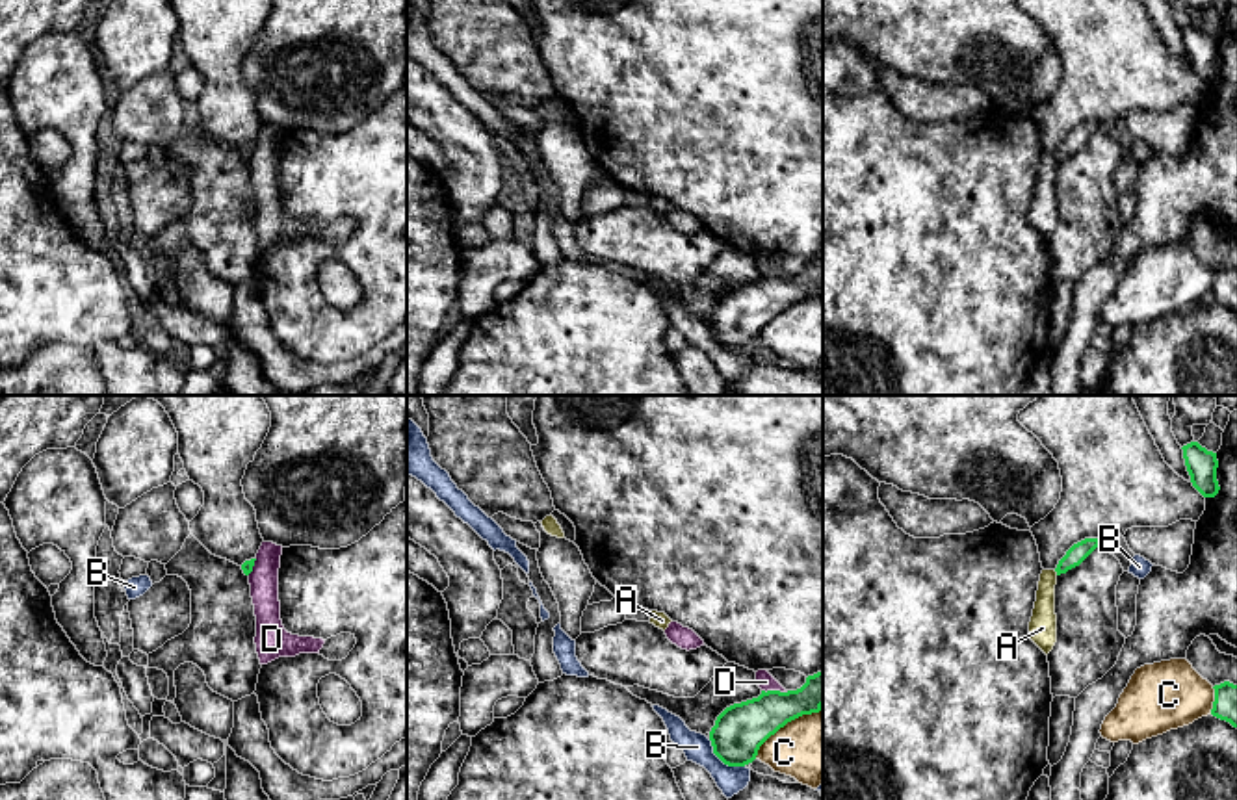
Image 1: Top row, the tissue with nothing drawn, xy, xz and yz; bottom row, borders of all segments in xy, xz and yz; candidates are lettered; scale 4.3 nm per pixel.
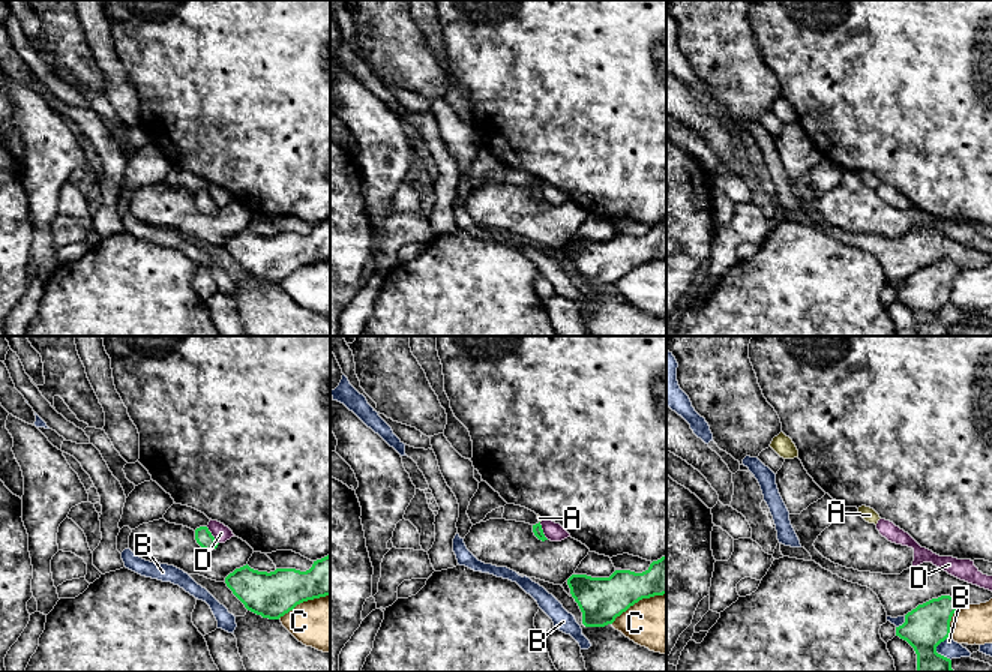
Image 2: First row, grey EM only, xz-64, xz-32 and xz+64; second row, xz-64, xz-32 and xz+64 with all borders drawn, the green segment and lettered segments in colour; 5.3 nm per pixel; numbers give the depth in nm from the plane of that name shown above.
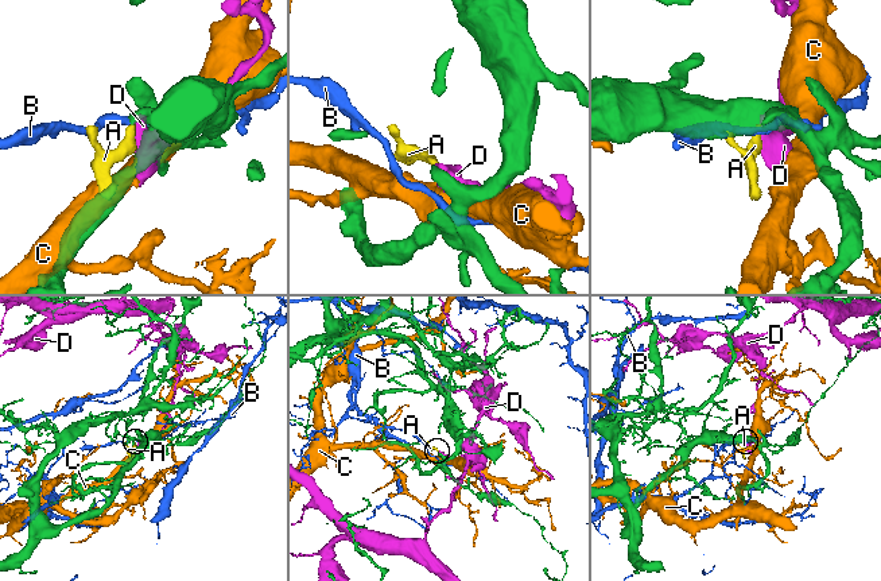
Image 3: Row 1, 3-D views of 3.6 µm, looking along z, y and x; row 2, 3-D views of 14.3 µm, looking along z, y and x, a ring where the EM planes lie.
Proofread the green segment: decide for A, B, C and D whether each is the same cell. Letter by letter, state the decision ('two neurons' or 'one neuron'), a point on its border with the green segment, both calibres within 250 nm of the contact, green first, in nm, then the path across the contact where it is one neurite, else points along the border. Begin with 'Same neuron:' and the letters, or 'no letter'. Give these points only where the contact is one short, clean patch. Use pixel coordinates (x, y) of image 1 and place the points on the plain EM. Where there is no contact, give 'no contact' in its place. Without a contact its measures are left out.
Same neuron: A
A: one neuron; contact yz (1055, 154); calibres 80 and 120 nm; way yz (1081, 134), (1055, 154), (1046, 167), (1042, 210)
B: two neurons; contact xz (723, 346); calibres 220 and 120 nm; border xz (708, 323), (714, 336), (725, 348), (743, 351)
C: two neurons; contact xz (784, 309); calibres 220 and 300 nm
D: two neurons; contact xz (775, 275); calibres 220 and 80 nm

